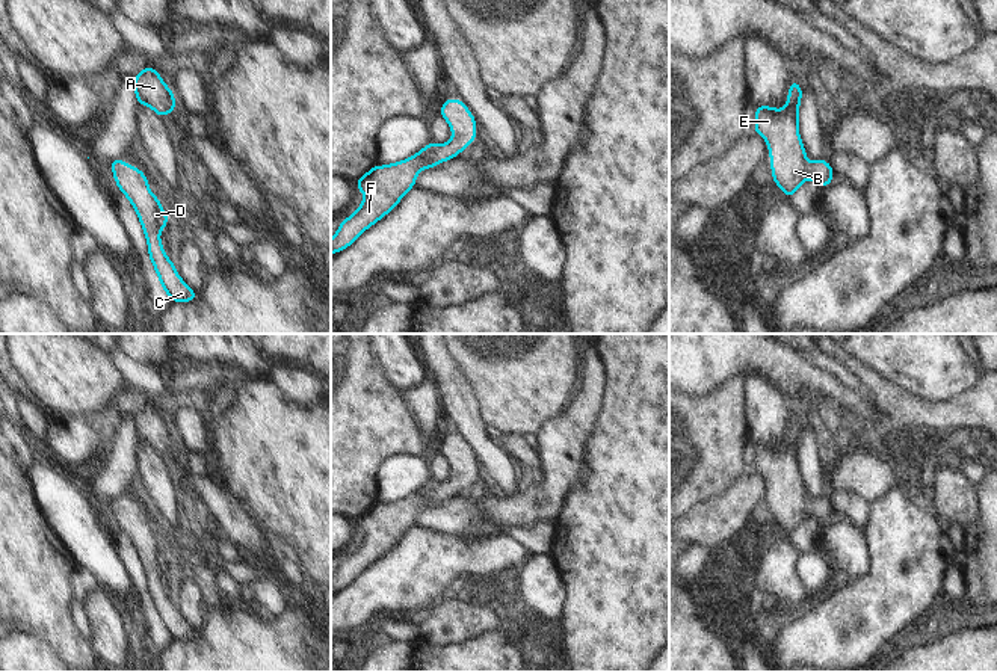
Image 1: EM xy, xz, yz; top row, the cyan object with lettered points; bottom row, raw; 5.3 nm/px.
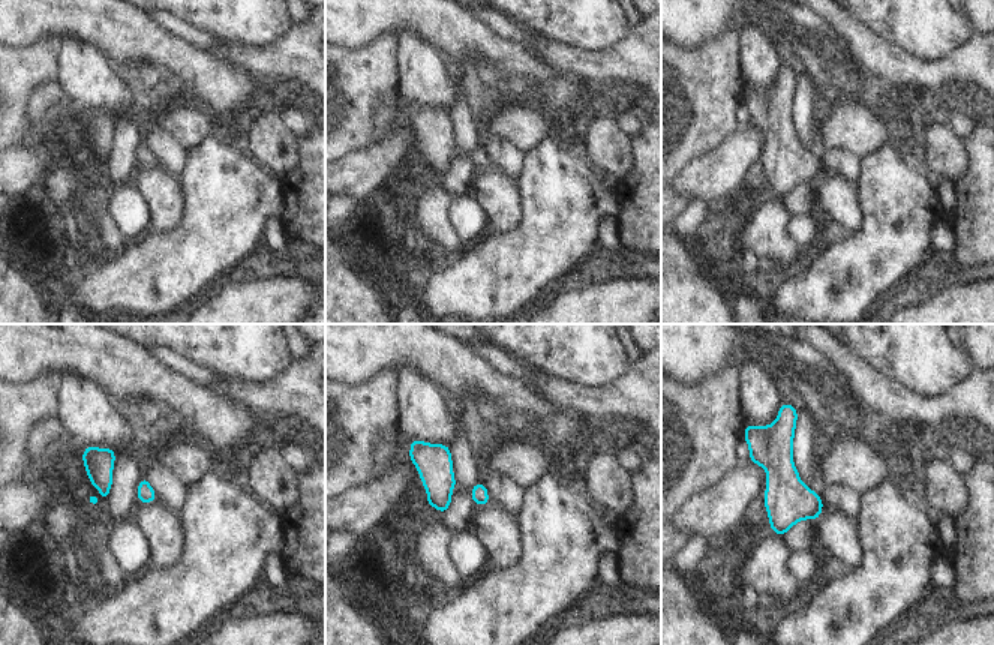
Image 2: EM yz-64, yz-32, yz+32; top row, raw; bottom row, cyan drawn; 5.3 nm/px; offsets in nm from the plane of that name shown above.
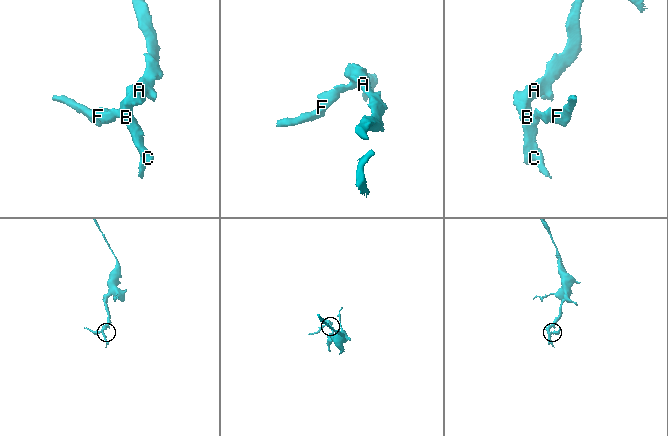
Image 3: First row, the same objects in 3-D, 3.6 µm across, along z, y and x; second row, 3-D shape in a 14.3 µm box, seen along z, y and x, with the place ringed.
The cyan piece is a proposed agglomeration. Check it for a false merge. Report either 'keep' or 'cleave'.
keep

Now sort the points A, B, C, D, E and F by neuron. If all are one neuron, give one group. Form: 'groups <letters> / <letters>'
groups A B C D E F

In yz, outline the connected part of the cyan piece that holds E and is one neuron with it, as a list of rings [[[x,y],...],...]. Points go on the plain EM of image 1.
[[[792,417],[784,447],[755,445],[754,471],[763,474],[767,480],[772,501],[770,512],[776,526],[784,529],[786,538],[790,538],[807,516],[814,518],[820,527],[834,518],[831,501],[822,497],[813,498],[811,503],[807,501],[798,459],[802,430],[798,420]]]

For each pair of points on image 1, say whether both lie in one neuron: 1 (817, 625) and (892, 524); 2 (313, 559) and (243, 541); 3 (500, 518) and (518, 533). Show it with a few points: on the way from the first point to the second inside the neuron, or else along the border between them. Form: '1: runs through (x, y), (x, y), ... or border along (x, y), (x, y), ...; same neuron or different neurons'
1: runs through (846, 612), (892, 567), (892, 553); same neuron
2: border along (253, 520), (278, 545); different neurons
3: border along (527, 526), (508, 526), (502, 532); different neurons

